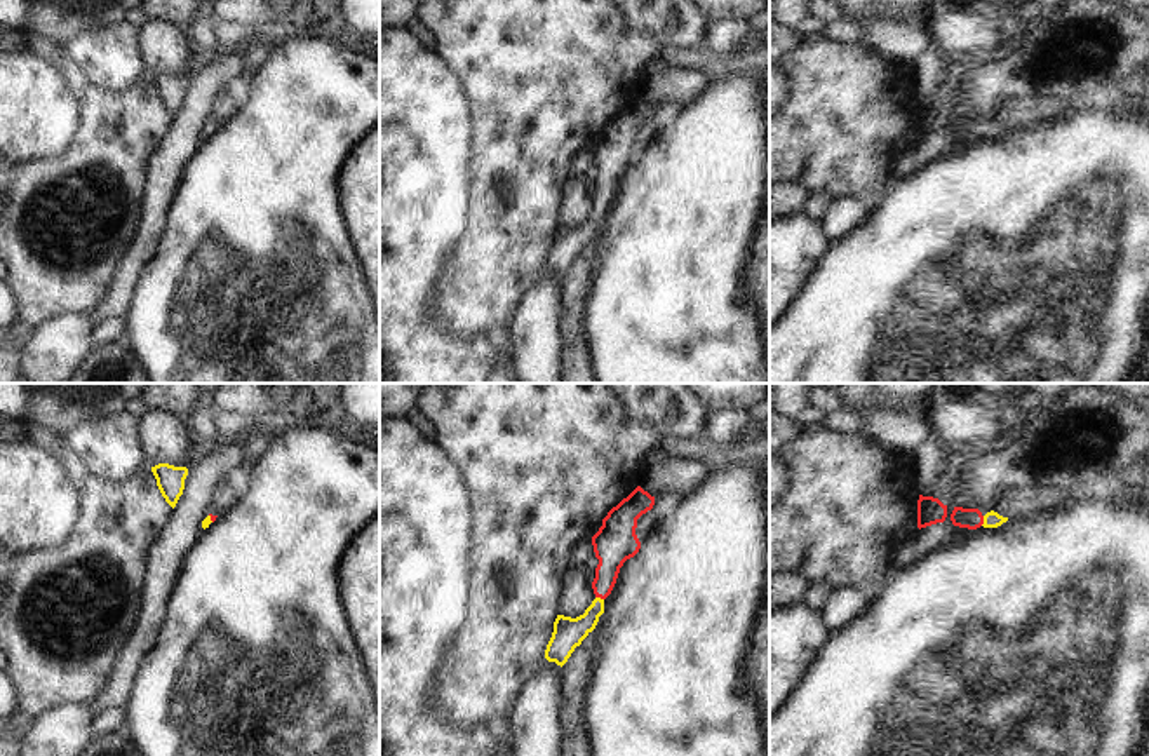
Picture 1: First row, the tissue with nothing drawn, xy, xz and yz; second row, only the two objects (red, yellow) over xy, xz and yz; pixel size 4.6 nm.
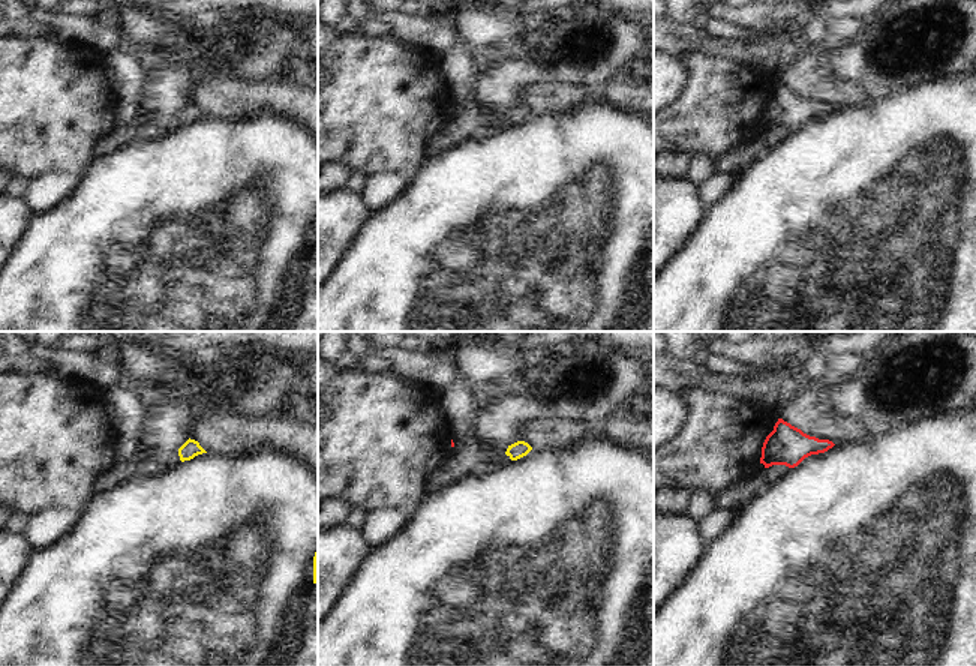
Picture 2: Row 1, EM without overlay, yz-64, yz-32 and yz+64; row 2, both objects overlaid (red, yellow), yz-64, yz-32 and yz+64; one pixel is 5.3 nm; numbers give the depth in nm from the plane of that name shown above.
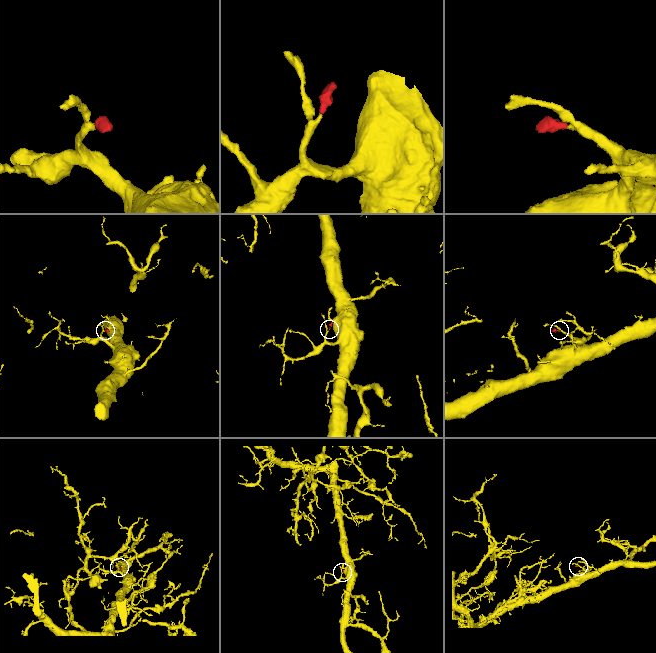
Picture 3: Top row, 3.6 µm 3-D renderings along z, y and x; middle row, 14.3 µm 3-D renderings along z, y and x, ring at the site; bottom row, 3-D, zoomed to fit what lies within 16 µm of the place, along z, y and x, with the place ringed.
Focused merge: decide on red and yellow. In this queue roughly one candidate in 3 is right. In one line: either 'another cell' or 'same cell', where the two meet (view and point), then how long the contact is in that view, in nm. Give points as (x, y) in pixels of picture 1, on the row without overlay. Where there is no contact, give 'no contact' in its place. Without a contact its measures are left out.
same cell; meets red in yz at (982, 131); contact 50 nm long

